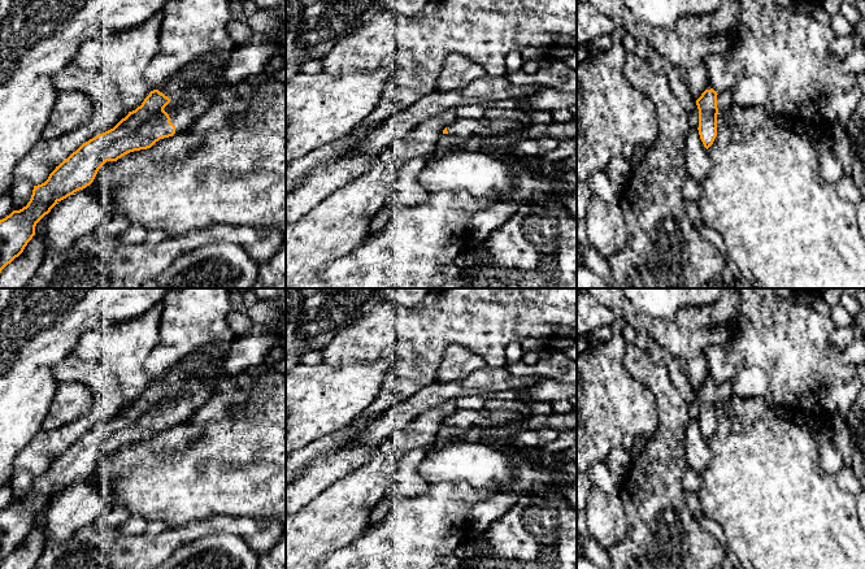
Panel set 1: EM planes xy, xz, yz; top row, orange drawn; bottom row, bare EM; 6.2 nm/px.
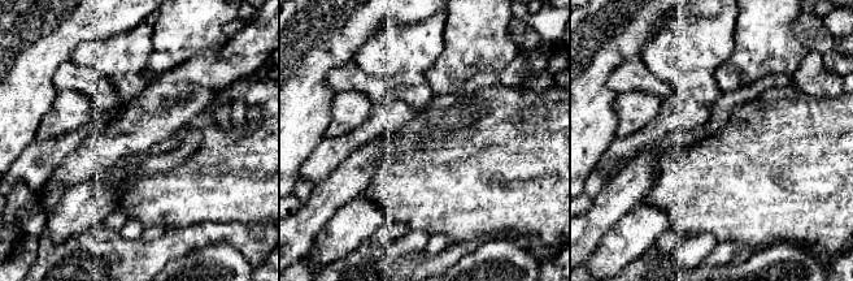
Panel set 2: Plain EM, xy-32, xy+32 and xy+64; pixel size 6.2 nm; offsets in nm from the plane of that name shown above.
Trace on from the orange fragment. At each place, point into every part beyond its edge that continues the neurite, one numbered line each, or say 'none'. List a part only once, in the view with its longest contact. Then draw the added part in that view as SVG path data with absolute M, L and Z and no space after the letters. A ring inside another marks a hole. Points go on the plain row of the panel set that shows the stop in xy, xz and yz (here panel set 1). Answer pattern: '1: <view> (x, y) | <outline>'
1: xy (187, 385) | M286 288L277 297L277 304L279 318L275 325L252 322L245 334L232 336L227 351L200 351L181 364L174 373L158 381L170 390L164 401L173 401L170 413L175 417L175 424L191 418L209 399L208 382L235 377L266 362L269 353L283 336L281 326L286 317Z

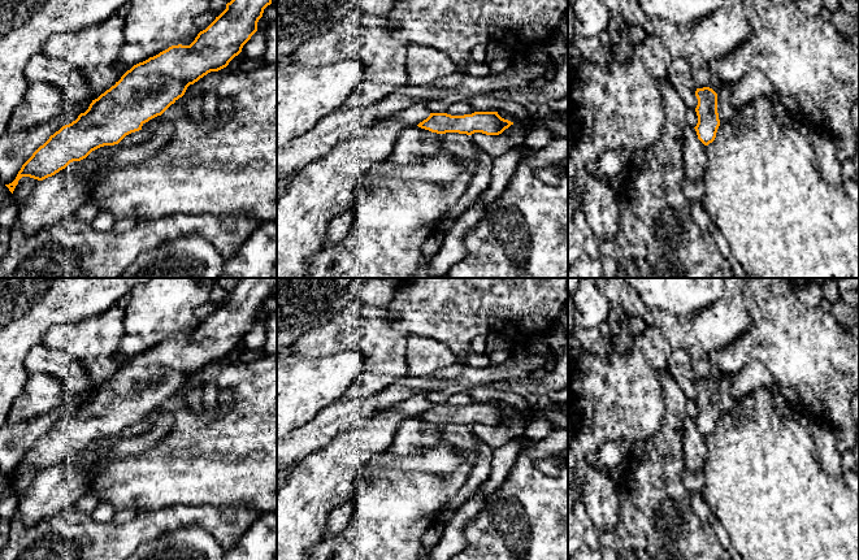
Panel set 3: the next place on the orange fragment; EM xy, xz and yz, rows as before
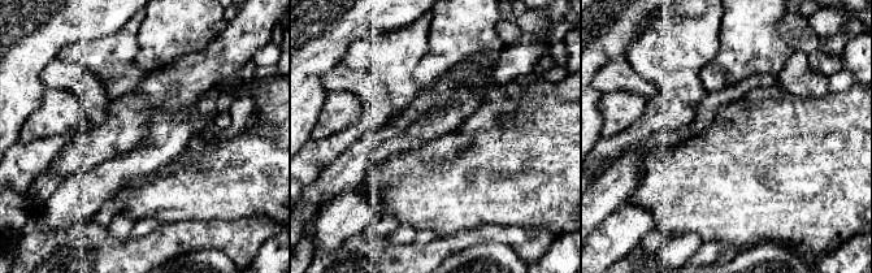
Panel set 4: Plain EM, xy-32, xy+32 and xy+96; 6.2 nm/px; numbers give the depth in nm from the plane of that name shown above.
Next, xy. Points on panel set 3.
none

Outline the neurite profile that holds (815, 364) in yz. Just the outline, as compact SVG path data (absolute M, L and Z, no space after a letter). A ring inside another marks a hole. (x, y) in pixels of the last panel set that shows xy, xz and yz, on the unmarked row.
M747 278L743 301L750 314L749 330L728 347L713 351L711 363L729 377L751 360L763 363L788 403L828 424L841 455L853 451L858 430L853 400L859 395L859 338L842 330L830 312L799 300L786 278Z

